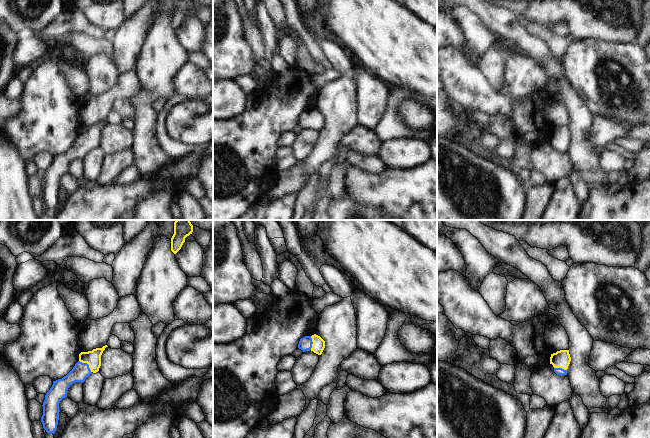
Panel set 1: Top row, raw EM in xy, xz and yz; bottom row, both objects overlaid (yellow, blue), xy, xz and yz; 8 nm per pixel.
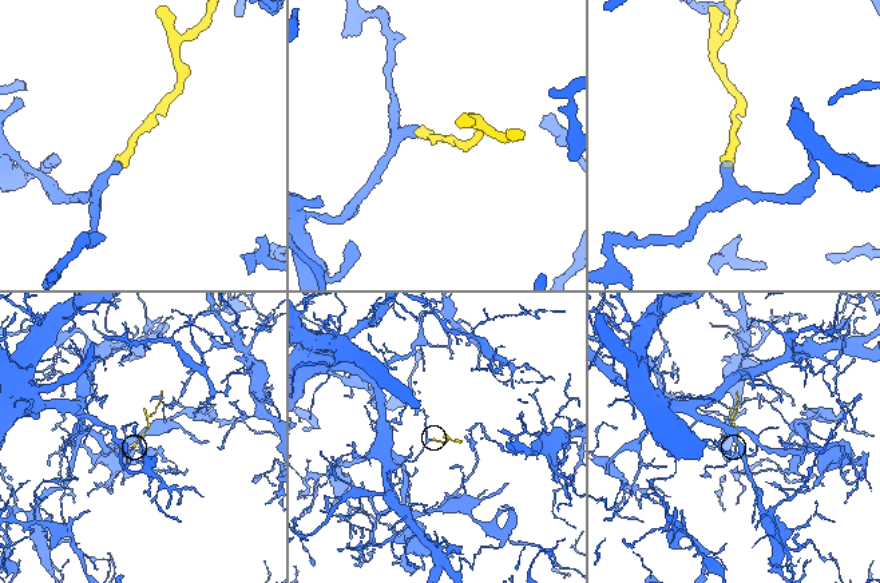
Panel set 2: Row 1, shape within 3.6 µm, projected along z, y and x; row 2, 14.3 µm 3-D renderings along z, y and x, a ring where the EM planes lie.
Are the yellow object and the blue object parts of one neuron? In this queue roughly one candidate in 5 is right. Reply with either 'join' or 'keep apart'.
join

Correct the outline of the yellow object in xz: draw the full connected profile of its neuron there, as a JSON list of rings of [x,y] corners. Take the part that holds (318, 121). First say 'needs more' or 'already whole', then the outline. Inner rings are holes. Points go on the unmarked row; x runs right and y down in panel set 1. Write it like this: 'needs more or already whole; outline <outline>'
needs more; outline [[[318,111],[305,112],[300,115],[298,124],[303,128],[311,126],[314,129],[321,131],[325,124],[325,117]]]

